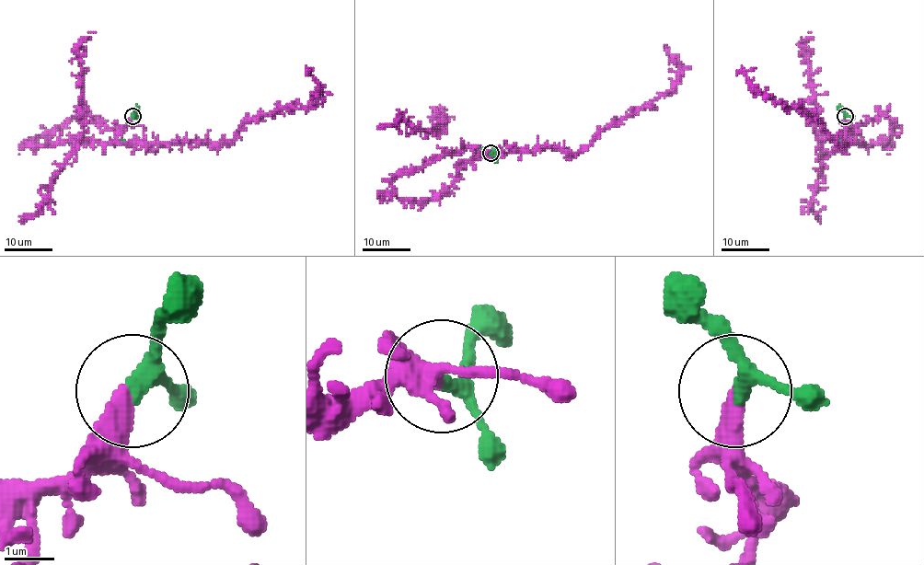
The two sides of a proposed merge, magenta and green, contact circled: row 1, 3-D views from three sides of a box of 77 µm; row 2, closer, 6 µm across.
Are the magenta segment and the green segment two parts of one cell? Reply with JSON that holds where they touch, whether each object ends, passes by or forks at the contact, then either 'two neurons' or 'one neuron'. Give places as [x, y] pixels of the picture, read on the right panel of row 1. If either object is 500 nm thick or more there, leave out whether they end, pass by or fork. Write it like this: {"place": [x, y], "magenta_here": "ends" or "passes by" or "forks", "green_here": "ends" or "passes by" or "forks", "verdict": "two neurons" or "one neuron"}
{"place": [845, 116], "magenta_here": "ends", "green_here": "passes by", "verdict": "one neuron"}

